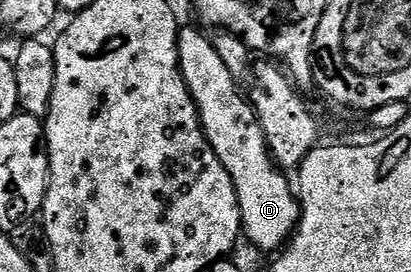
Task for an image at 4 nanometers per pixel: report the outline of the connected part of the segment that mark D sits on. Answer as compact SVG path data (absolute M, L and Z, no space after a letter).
M183 28L179 32L178 68L198 109L204 135L236 187L245 240L247 237L256 248L273 254L294 236L300 216L300 201L295 190L294 193L290 190L290 181L286 178L289 176L270 156L253 104L238 94L239 82L234 80L232 71L224 67L224 59L220 59L213 40L209 36L206 38L201 28L198 29Z

